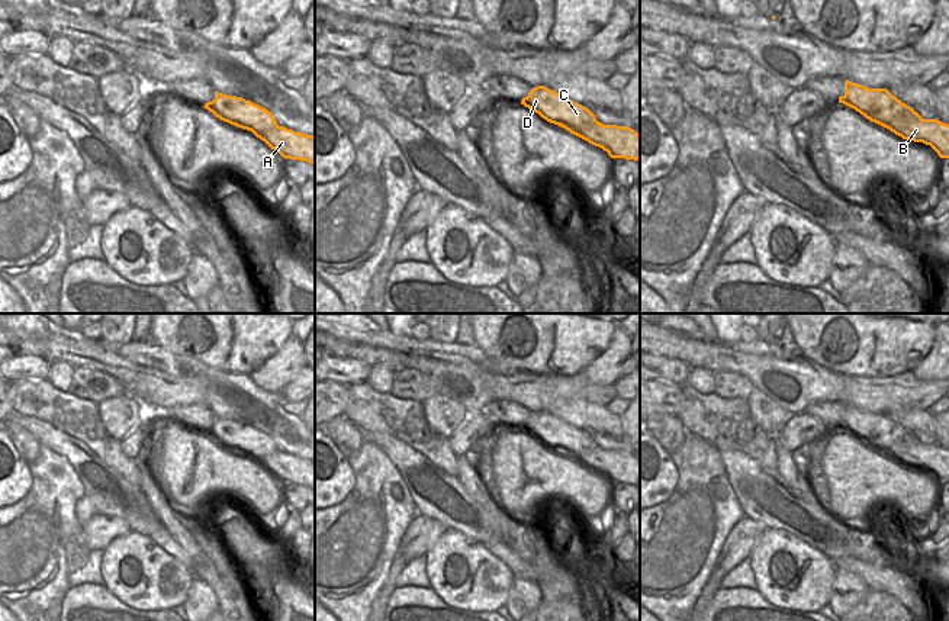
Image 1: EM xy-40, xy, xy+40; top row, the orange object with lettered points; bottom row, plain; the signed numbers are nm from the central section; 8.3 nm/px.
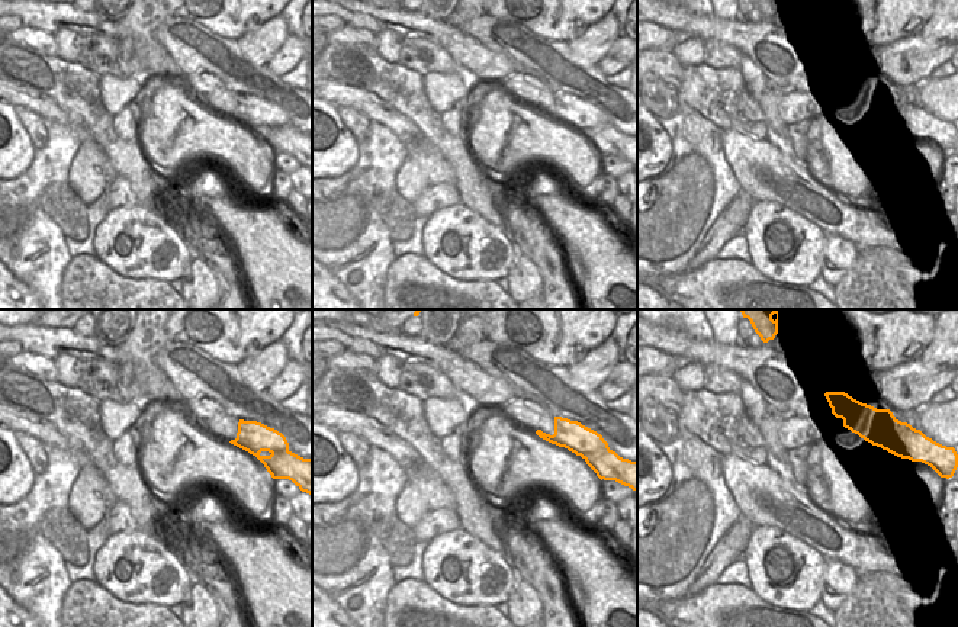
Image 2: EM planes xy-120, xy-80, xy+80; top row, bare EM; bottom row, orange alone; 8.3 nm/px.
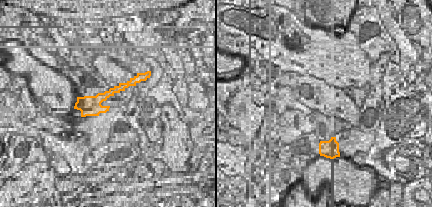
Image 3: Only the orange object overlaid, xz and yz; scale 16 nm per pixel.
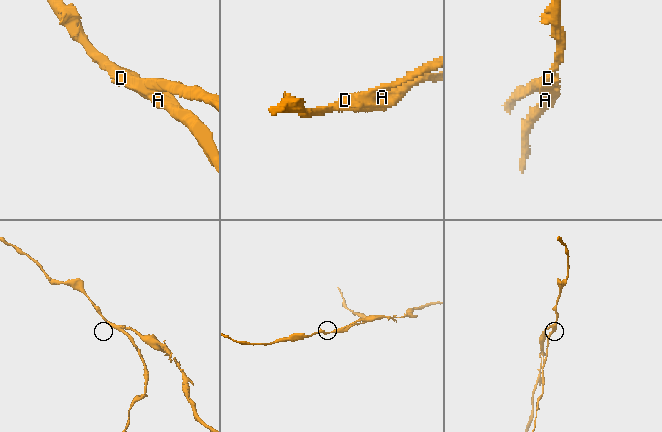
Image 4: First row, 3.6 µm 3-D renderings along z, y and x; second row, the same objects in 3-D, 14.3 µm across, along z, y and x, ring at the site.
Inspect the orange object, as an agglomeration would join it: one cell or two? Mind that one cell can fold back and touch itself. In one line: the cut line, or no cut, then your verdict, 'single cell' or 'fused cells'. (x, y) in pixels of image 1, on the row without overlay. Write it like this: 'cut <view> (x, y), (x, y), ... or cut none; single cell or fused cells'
cut xy (597, 446), (591, 450), (573, 450), (569, 447), (560, 450); fused cells

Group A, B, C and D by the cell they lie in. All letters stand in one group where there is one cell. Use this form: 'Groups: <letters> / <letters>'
Groups: A B / C D.

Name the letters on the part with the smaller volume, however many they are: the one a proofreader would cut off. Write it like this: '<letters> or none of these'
A, B

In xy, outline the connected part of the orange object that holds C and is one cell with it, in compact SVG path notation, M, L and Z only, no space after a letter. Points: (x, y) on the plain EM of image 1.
M544 411L531 414L528 421L522 422L521 429L559 451L562 451L563 447L570 447L576 451L592 451L598 447L588 432Z

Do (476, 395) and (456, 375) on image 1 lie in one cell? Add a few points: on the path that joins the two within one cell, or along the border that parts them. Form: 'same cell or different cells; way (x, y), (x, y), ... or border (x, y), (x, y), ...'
same cell; way (472, 391), (460, 379)

